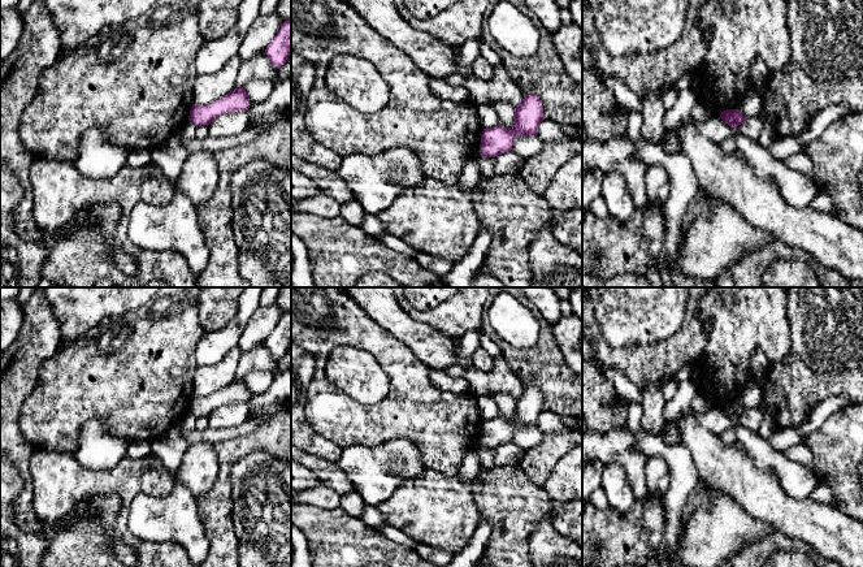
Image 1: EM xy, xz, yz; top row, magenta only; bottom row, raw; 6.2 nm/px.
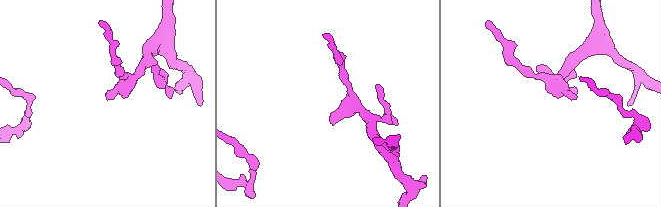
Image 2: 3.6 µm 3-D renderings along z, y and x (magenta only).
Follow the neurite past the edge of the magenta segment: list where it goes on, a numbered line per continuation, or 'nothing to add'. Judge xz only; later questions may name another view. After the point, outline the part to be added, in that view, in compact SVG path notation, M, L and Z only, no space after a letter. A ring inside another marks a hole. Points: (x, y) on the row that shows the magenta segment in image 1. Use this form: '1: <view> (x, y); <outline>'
nothing to add

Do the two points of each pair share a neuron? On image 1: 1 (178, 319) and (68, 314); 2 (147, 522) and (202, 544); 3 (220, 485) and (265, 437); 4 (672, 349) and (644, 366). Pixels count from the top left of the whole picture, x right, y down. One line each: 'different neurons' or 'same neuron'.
1: different neurons
2: same neuron
3: same neuron
4: same neuron

